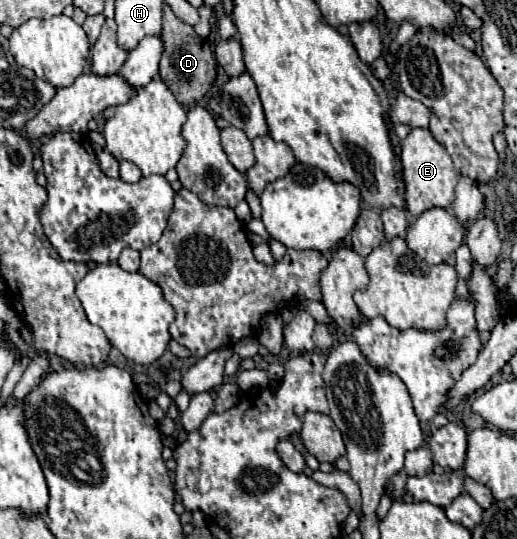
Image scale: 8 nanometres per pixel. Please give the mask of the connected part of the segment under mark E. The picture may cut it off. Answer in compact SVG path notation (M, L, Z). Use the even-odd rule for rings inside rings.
M412 128L410 134L400 140L402 148L402 168L404 168L404 180L406 180L406 204L408 212L418 218L424 210L442 206L450 208L454 202L454 188L458 184L458 174L454 170L454 164L448 156L448 152L438 144L428 128Z

